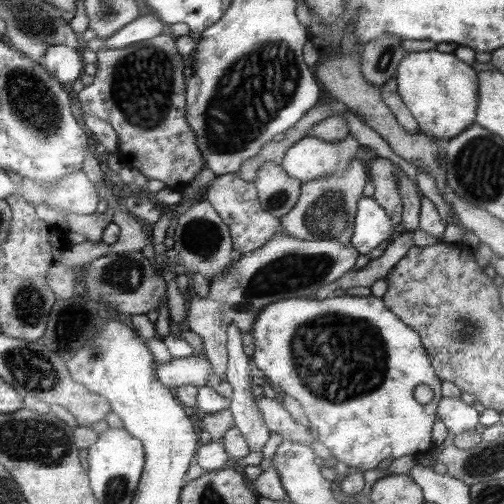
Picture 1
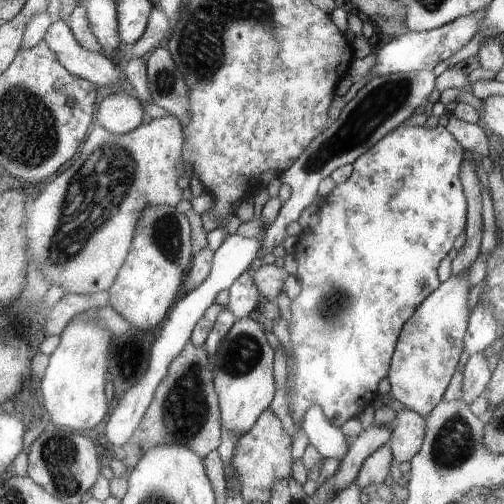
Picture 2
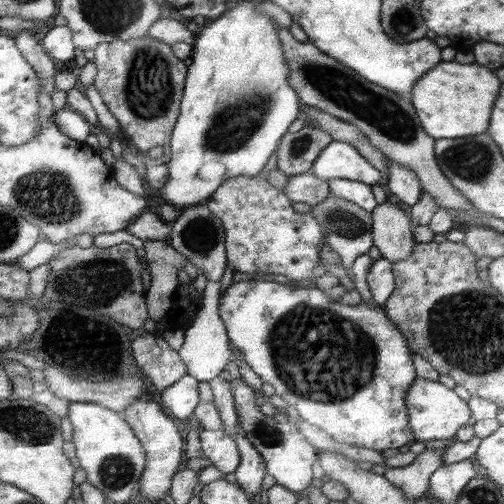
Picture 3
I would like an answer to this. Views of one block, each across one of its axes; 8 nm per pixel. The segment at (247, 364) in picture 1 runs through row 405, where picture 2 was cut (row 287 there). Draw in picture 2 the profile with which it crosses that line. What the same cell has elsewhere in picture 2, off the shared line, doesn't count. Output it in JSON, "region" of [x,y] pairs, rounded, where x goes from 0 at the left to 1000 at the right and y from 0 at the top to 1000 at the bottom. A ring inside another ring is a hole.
{"region":[[[827,139],[827,143],[804,143],[804,147],[772,147],[760,155],[740,155],[732,159],[716,179],[708,179],[708,187],[688,202],[685,218],[677,218],[673,234],[665,242],[657,242],[613,290],[609,298],[601,298],[601,306],[589,313],[589,321],[577,329],[577,337],[562,337],[554,345],[558,365],[577,369],[577,389],[569,393],[569,401],[562,401],[562,409],[554,413],[554,429],[546,433],[546,440],[530,452],[530,468],[522,476],[522,488],[510,504],[510,512],[498,520],[498,532],[490,532],[490,540],[482,540],[458,567],[454,567],[454,619],[466,623],[466,631],[490,631],[506,611],[510,611],[510,591],[514,591],[514,575],[502,563],[498,548],[502,540],[522,528],[518,512],[526,504],[538,504],[542,492],[550,492],[550,484],[558,476],[569,472],[565,452],[573,440],[589,437],[593,425],[617,409],[625,401],[629,389],[629,369],[637,353],[649,353],[665,333],[681,329],[681,325],[700,325],[716,306],[724,306],[732,294],[740,294],[760,270],[768,270],[776,258],[784,258],[788,250],[796,250],[800,242],[808,242],[808,234],[823,222],[831,222],[843,206],[851,187],[863,179],[863,147],[859,139]]]}

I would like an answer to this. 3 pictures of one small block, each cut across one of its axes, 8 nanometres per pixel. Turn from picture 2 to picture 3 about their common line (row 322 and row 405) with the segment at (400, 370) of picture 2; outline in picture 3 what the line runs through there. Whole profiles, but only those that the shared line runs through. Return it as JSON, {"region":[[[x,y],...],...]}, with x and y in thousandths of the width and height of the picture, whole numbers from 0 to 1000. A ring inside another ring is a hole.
{"region":[[[823,750],[808,774],[808,821],[812,821],[812,845],[823,861],[823,877],[847,877],[847,873],[891,873],[903,865],[903,857],[931,833],[927,802],[903,786],[899,774],[883,770],[871,758]]]}

